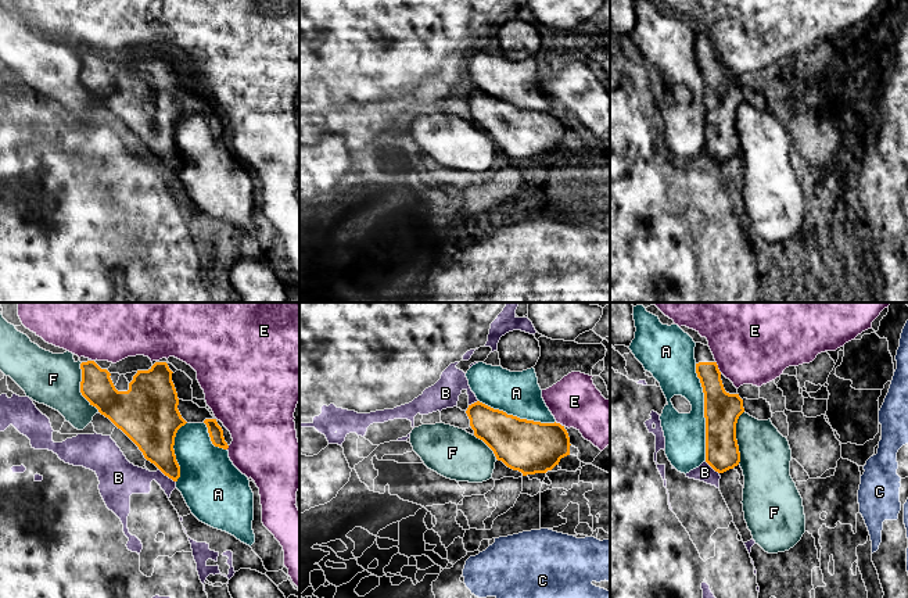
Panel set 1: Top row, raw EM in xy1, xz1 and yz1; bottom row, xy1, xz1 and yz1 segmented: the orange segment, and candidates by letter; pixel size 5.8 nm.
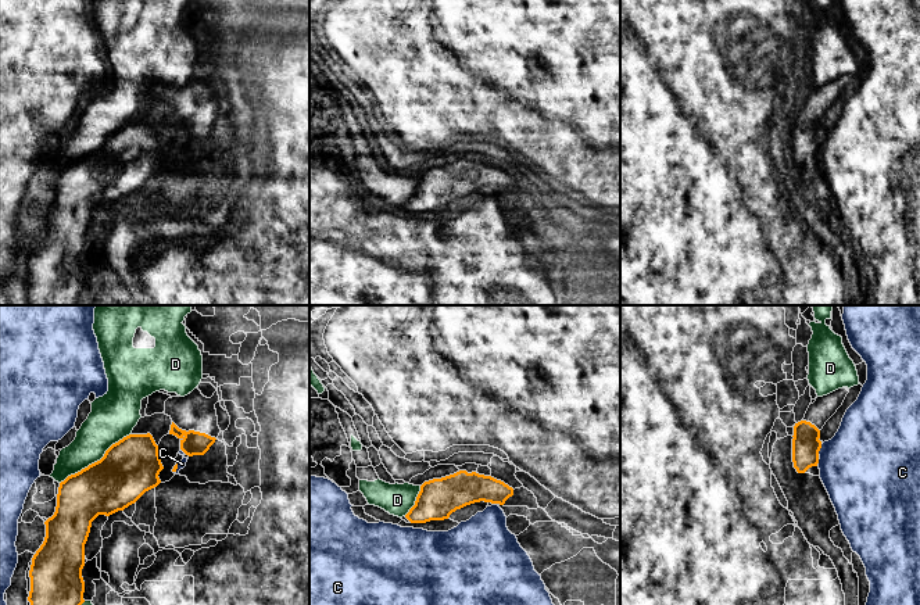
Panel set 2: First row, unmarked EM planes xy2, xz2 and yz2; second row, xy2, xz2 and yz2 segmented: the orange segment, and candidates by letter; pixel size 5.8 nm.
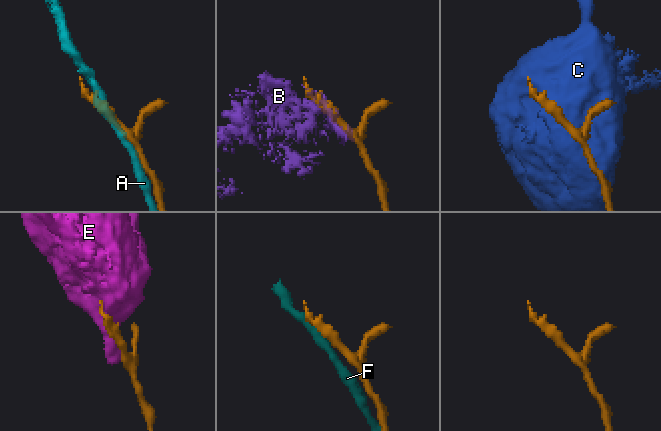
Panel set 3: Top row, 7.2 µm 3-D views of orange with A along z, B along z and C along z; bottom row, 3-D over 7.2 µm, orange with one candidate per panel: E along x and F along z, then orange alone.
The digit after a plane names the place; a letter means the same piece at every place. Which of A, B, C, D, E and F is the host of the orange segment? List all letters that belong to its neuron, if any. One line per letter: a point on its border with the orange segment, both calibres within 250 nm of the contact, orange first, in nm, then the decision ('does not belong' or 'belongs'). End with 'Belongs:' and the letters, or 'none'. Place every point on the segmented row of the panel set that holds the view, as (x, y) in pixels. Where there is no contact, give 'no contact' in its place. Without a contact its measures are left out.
A: meets orange in yz1 at (704, 412); 200 nm thick on the orange side, 240 nm on the other; does not belong
B: meets orange in xy1 at (167, 475); 240 nm thick on the orange side, 200 nm on the other; does not belong
C: meets orange in yz2 at (819, 450); 160 nm thick on the orange side, 460 nm on the other; does not belong
D: meets orange in xy2 at (95, 462); 340 nm thick on the orange side, 240 nm on the other; does not belong
E: meets orange in yz1 at (717, 366); 200 nm thick on the orange side, 480 nm on the other; does not belong
F: meets orange in yz1 at (735, 437); 200 nm thick on the orange side, 300 nm on the other; does not belong
Belongs: none

